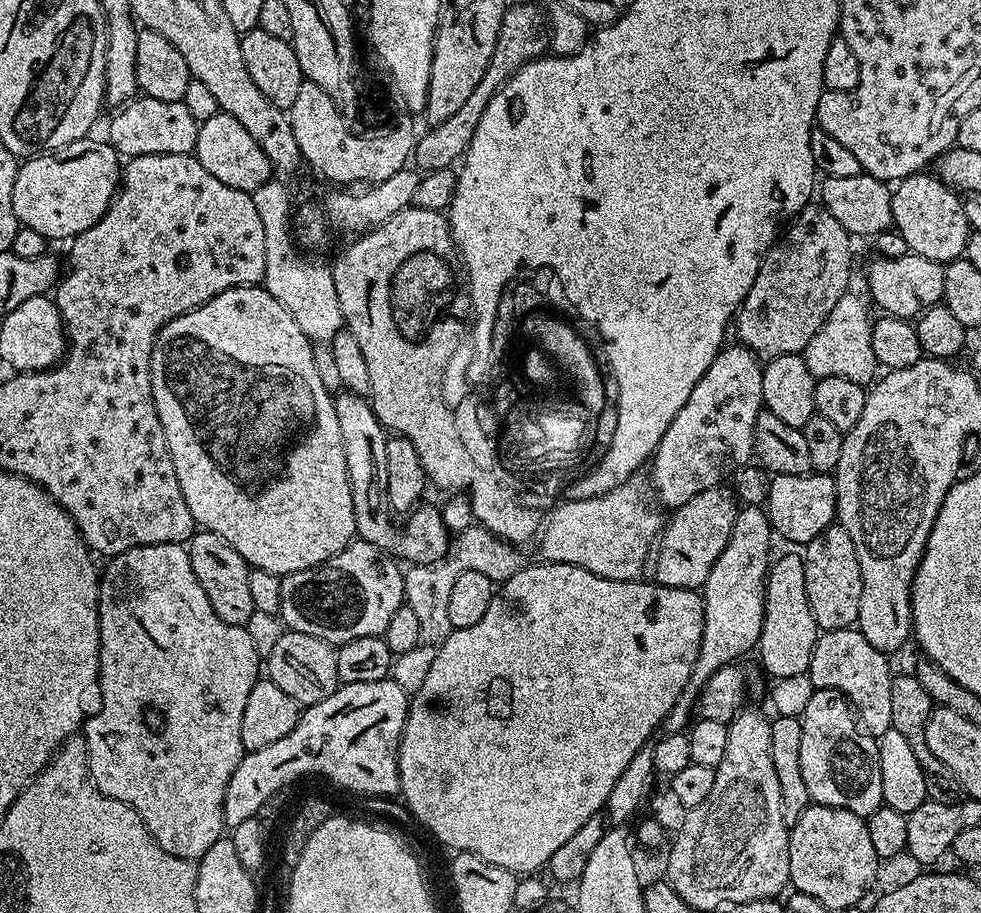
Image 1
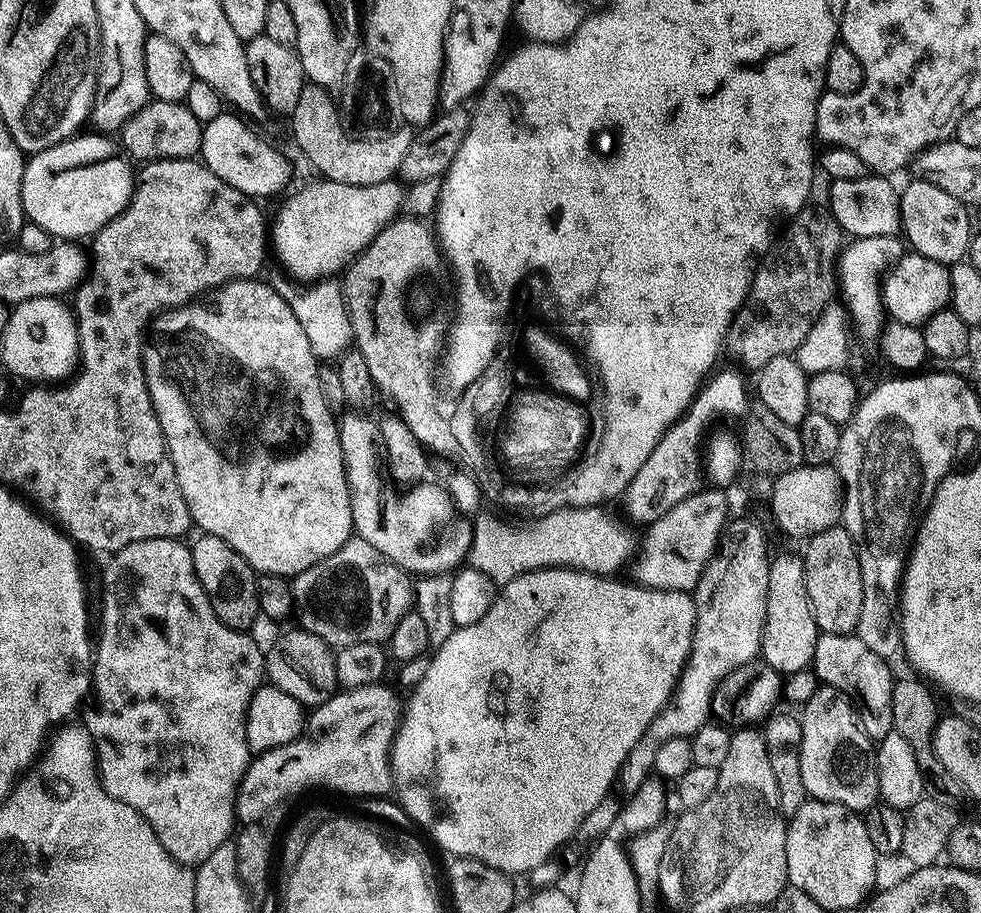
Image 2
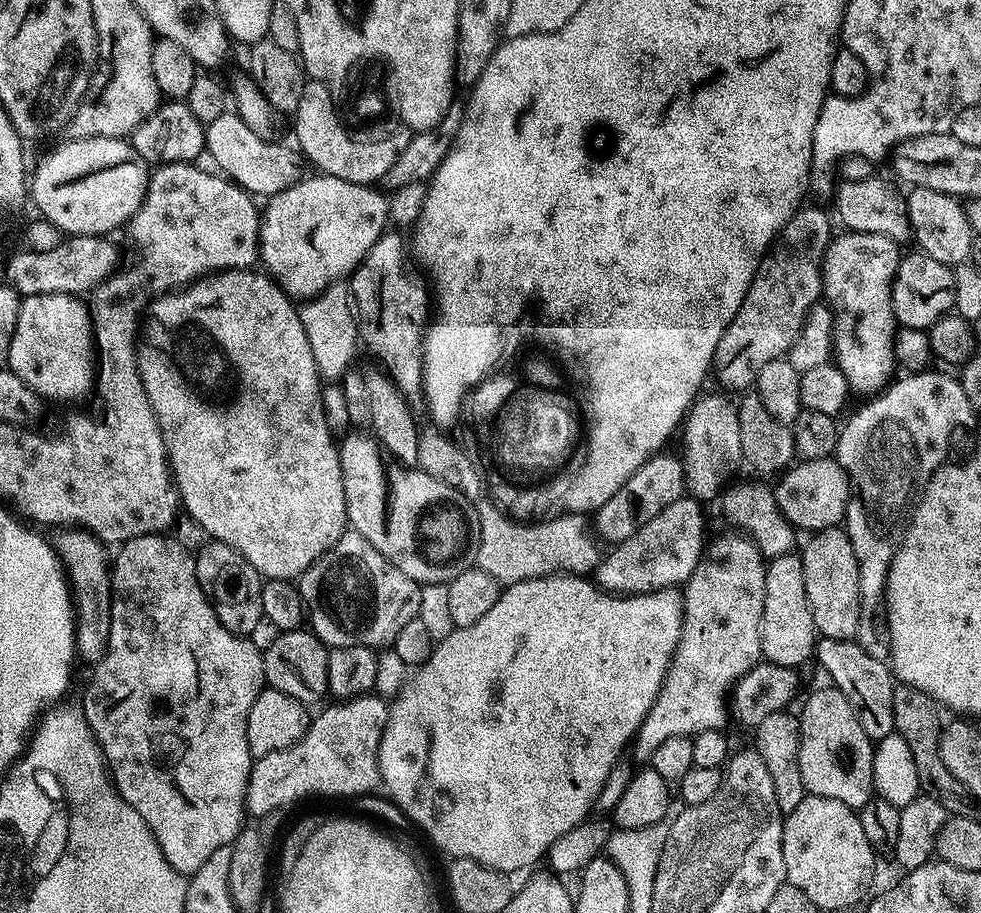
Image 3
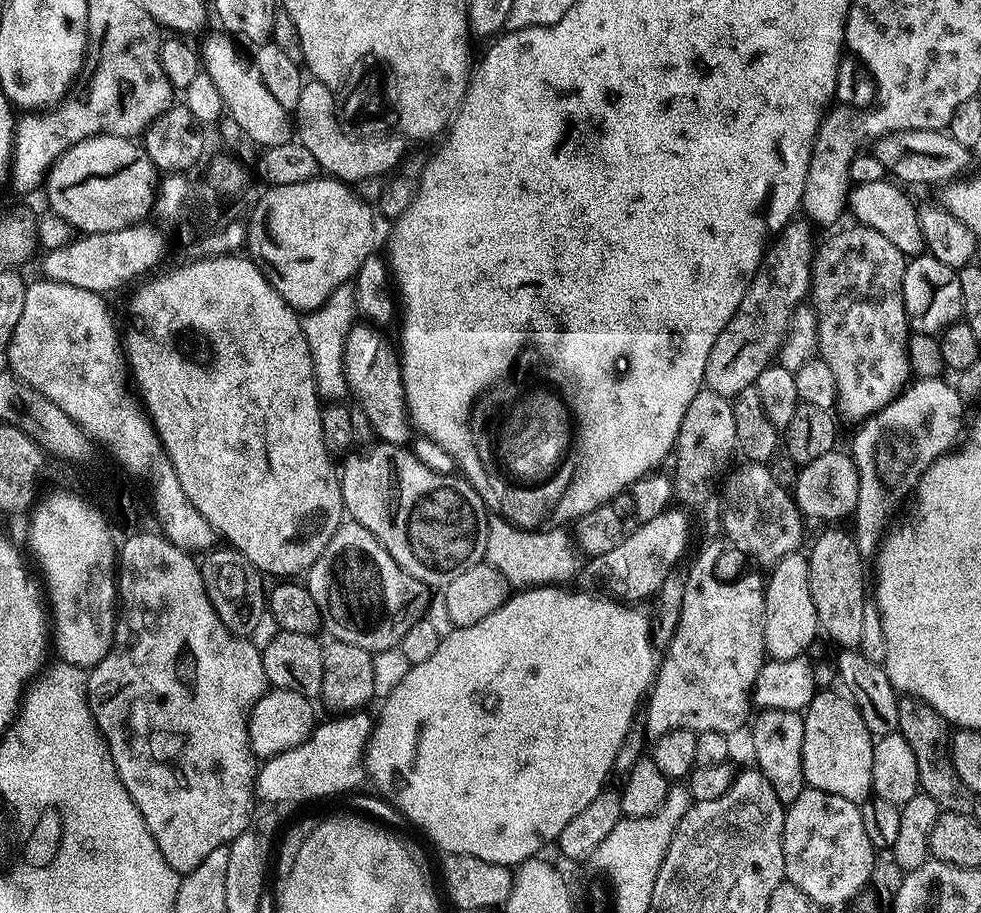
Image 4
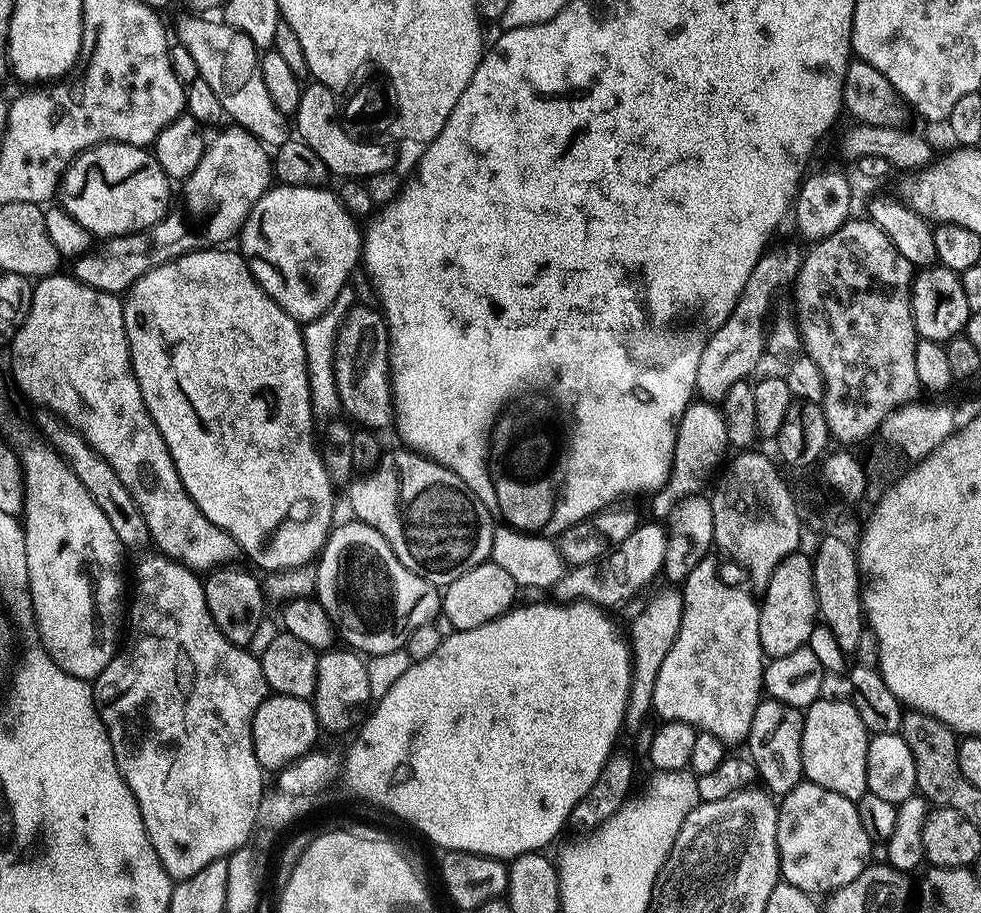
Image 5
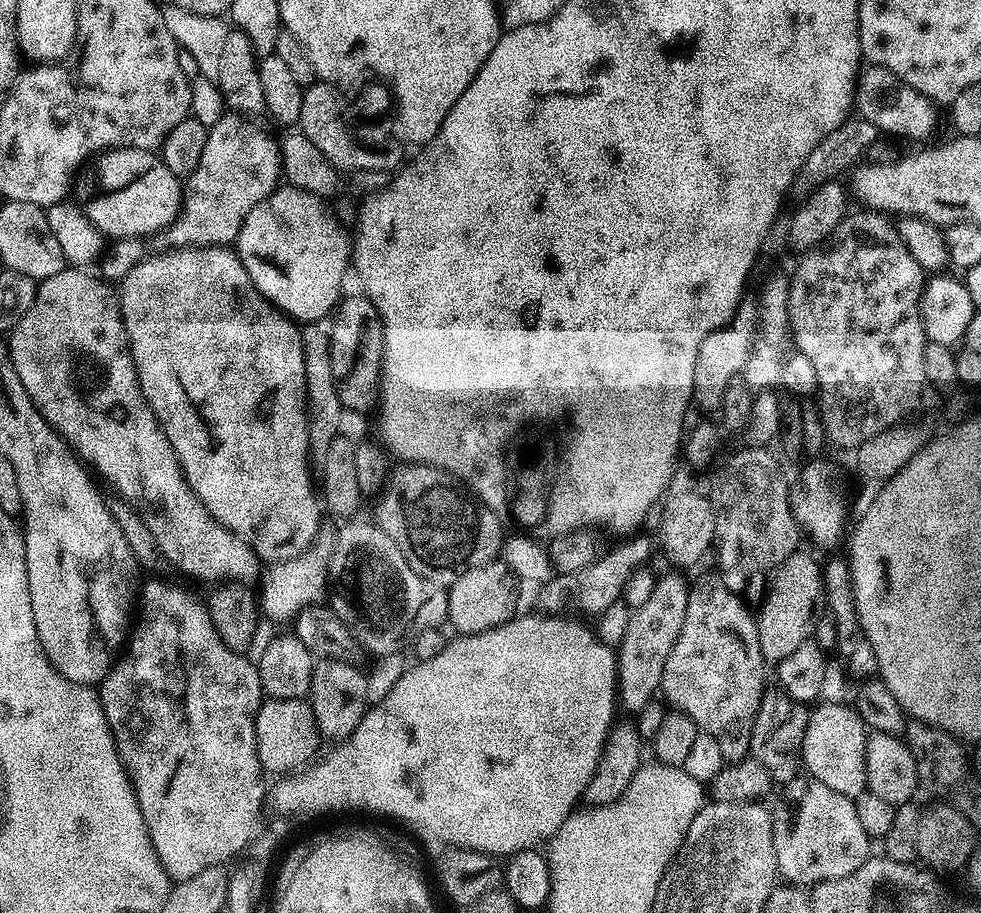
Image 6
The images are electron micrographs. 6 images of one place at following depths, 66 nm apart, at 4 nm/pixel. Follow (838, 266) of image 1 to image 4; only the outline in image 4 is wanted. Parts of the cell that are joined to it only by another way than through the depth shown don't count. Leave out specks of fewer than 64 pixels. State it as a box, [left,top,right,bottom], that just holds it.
[704,218,814,398]

